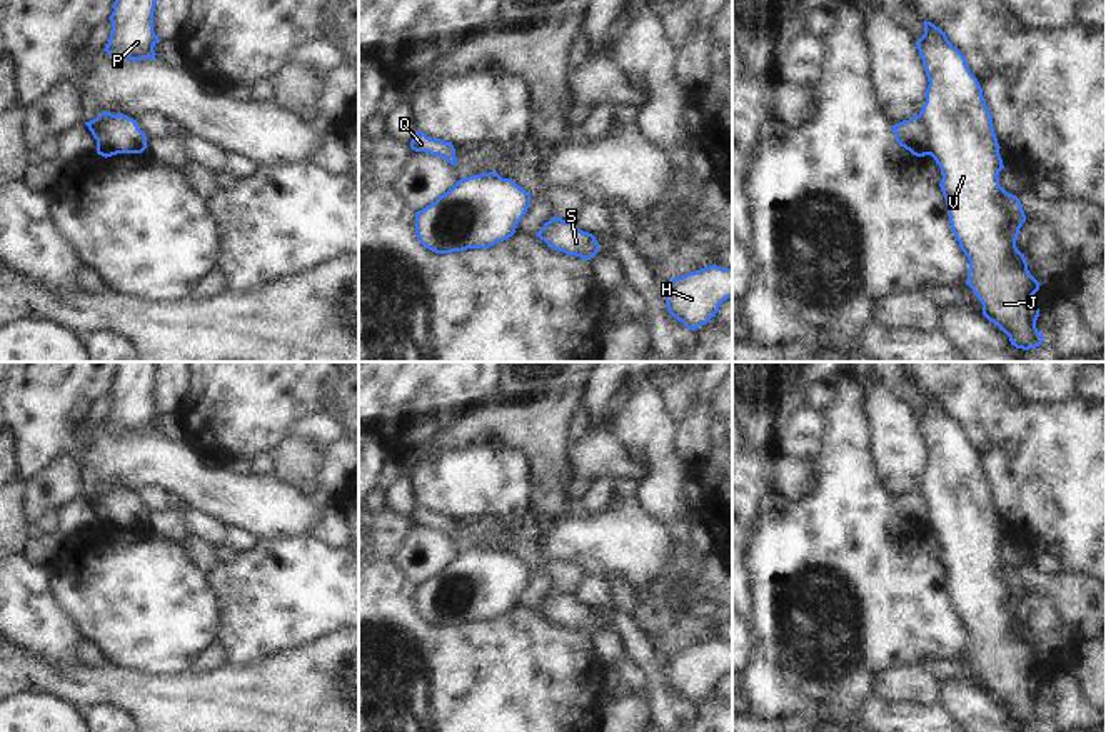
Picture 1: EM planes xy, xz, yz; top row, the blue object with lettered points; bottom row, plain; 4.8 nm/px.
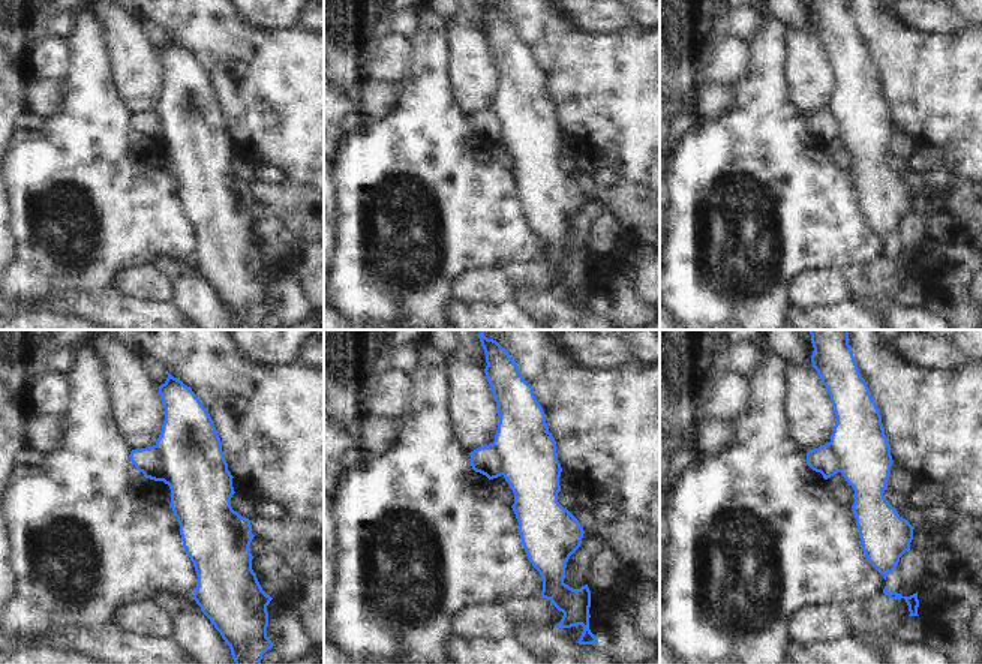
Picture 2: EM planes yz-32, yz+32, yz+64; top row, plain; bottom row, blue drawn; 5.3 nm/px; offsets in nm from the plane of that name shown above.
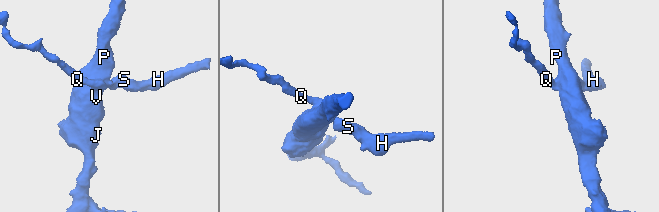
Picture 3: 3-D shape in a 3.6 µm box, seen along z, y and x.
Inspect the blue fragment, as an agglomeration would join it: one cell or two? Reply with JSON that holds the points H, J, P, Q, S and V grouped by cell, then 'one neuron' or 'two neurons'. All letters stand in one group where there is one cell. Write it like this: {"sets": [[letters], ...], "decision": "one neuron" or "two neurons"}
{"sets": [["H", "Q", "S"], ["J", "P", "V"]], "decision": "two neurons"}

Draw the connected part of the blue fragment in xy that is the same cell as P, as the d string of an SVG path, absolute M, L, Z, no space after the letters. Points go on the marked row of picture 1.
M115 0L110 15L112 32L103 48L115 58L155 60L153 47L160 38L153 32L157 0Z

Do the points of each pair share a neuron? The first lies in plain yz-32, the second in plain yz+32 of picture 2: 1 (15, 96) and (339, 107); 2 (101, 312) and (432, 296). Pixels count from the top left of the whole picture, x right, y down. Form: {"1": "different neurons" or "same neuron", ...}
{"1": "same neuron", "2": "different neurons"}

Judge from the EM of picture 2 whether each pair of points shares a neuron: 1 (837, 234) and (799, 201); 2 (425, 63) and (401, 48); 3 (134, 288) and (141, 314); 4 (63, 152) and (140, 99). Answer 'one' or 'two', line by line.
1: one
2: two
3: two
4: two

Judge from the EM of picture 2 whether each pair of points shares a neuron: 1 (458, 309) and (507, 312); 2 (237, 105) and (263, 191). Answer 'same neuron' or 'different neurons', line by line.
1: same neuron
2: different neurons

